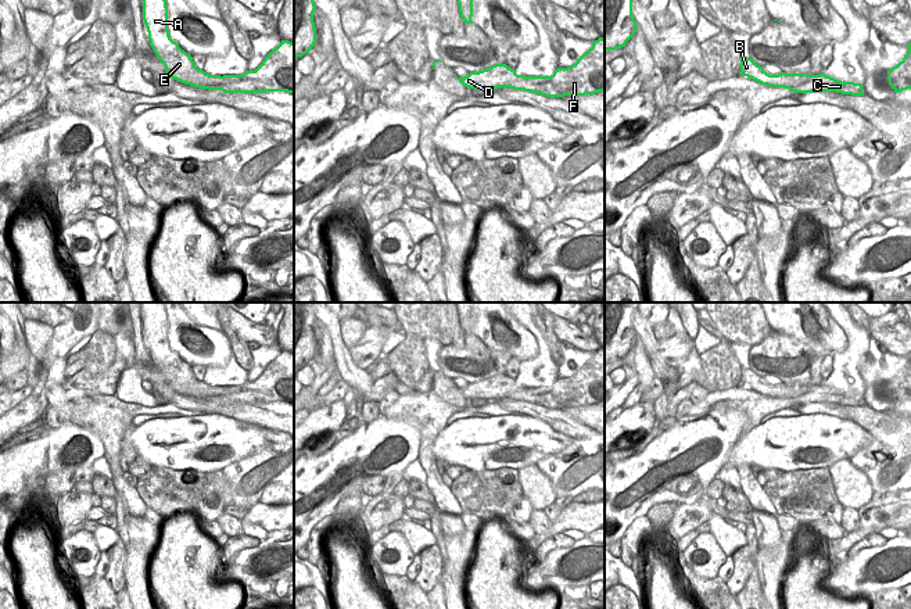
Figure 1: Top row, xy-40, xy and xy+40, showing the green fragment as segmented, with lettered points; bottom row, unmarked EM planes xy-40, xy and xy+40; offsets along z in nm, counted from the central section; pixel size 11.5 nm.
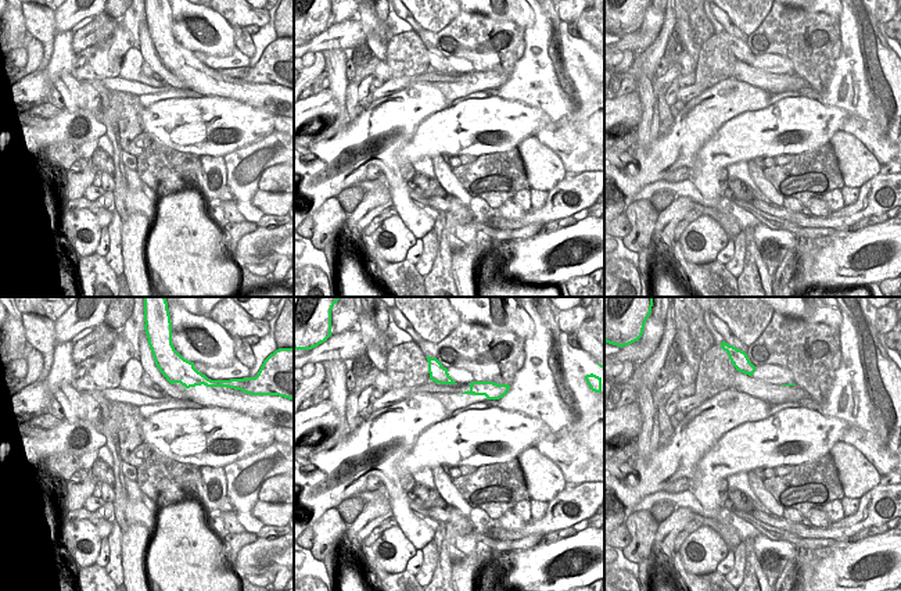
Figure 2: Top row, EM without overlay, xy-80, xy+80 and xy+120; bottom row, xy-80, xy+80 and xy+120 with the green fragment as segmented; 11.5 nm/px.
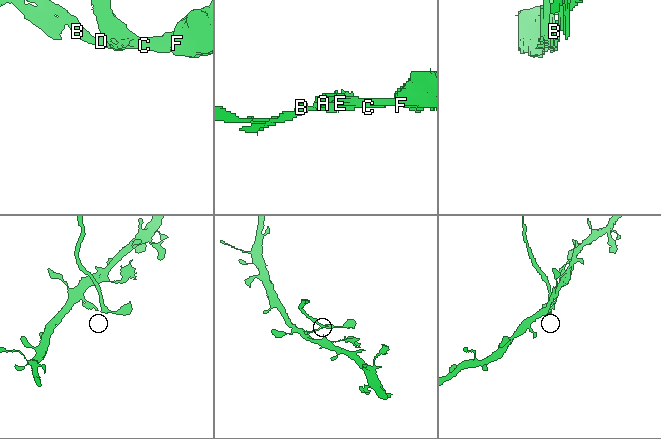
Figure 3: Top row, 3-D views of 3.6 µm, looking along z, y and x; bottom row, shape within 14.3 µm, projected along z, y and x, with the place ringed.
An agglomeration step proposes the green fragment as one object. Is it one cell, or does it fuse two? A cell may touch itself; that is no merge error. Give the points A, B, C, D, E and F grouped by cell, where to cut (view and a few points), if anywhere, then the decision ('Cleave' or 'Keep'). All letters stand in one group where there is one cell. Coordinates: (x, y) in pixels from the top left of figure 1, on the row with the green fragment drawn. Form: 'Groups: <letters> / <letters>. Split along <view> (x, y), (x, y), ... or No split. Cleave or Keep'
Groups: A E / B C D F. Split along xy (487, 68), (492, 75), (512, 72), (515, 76), (523, 76). Cleave

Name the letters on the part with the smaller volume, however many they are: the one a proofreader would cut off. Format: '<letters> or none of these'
A, E

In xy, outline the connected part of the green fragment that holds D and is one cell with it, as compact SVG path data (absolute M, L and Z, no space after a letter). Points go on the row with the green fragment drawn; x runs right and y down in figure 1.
M599 37L575 64L557 68L550 76L514 78L516 71L492 76L489 69L470 72L458 80L469 89L510 87L546 97L585 96L605 90L605 39Z

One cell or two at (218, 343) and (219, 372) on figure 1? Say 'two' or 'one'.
two

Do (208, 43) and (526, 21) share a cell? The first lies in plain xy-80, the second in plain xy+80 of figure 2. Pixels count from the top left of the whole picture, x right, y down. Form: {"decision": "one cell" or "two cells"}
{"decision": "one cell"}

